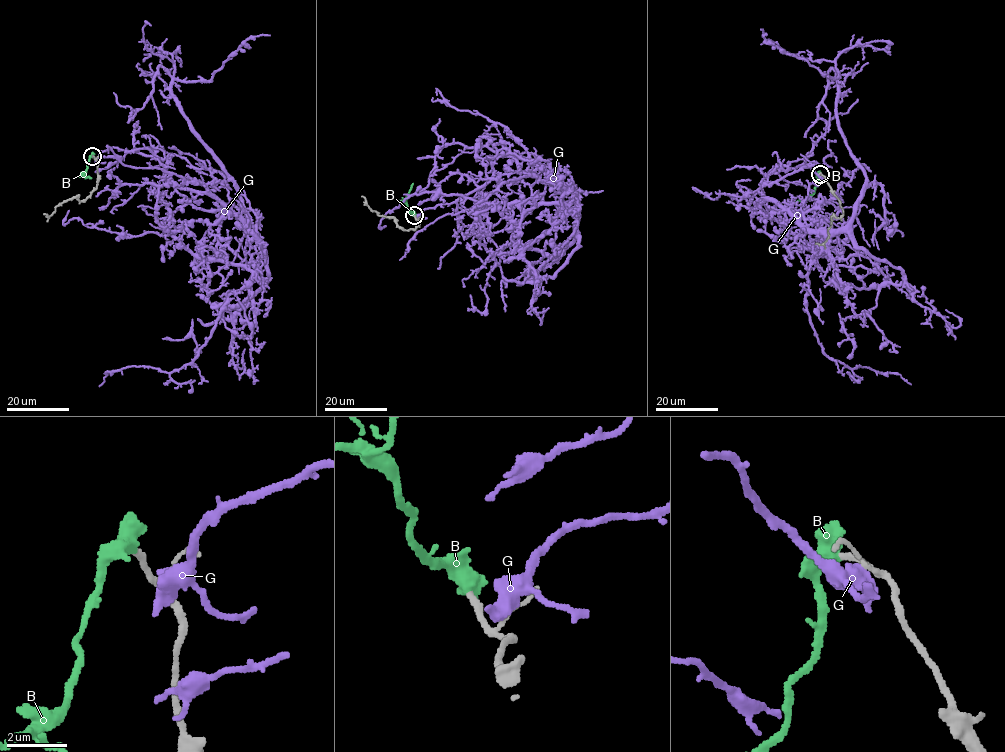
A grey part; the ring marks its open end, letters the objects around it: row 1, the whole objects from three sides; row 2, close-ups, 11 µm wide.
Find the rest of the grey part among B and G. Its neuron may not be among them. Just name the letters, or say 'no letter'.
B

